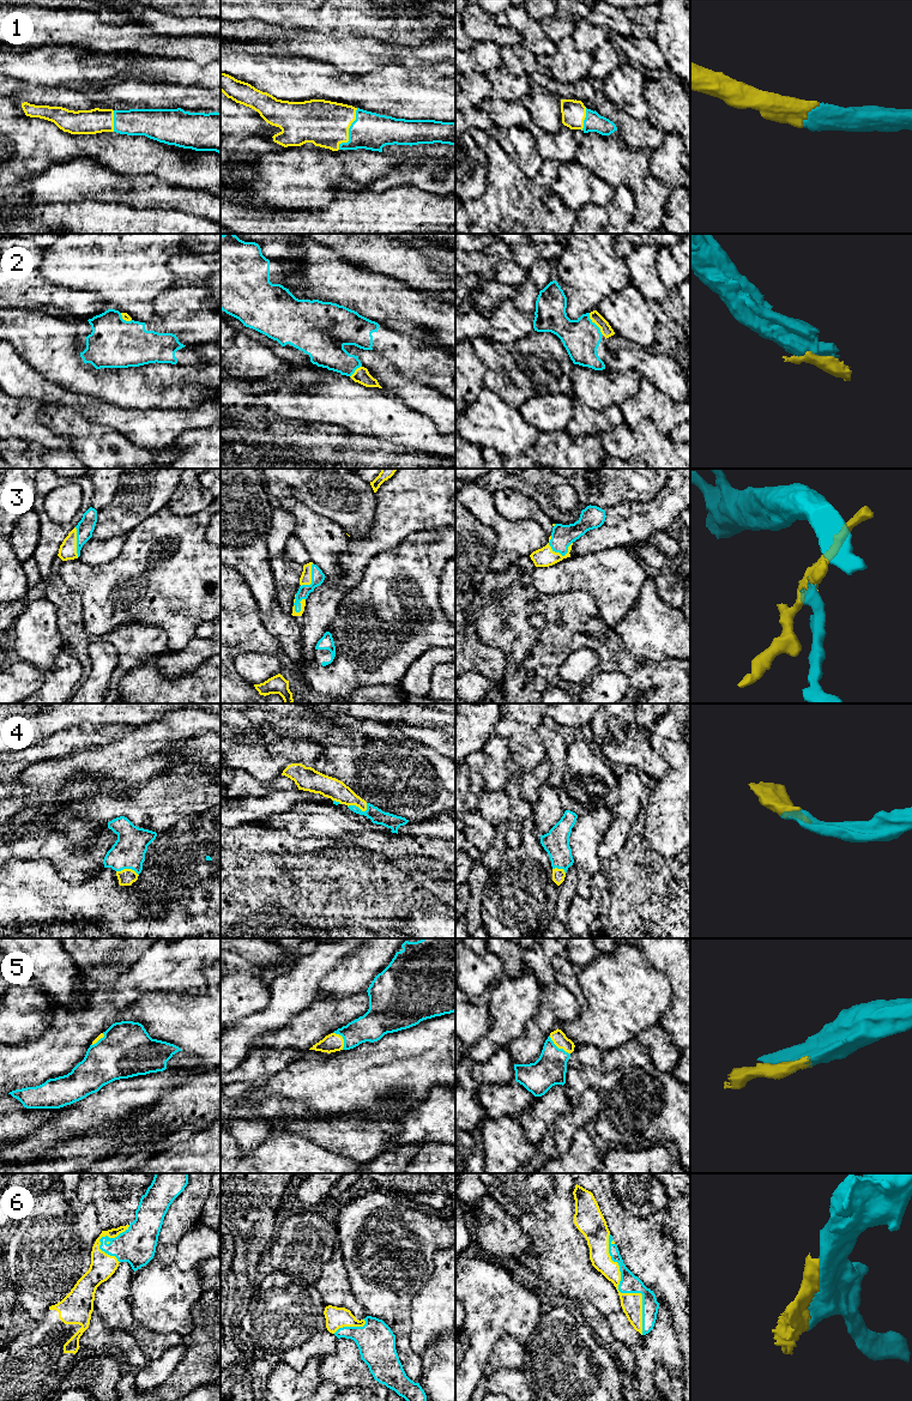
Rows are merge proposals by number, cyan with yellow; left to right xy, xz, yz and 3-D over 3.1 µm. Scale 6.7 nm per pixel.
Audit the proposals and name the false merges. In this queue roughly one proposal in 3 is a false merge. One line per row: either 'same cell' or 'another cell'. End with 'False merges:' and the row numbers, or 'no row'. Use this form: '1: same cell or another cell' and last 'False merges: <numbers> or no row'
1: same cell
2: same cell
3: same cell
4: same cell
5: same cell
6: same cell
False merges: no row

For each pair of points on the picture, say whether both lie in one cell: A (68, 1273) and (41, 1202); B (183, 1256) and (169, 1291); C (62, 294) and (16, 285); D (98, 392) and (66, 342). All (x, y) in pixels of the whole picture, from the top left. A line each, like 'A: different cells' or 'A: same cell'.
A: same cell
B: different cells
C: same cell
D: same cell

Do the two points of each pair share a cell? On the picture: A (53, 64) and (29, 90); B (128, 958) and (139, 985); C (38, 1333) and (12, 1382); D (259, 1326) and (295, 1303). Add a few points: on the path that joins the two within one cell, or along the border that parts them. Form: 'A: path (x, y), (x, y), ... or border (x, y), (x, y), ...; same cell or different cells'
A: border (12, 77), (41, 85), (64, 84); different cells
B: border (146, 950), (115, 979), (108, 982); different cells
C: path (38, 1347), (38, 1364), (26, 1376); same cell
D: path (269, 1326), (273, 1326), (287, 1312); same cell

